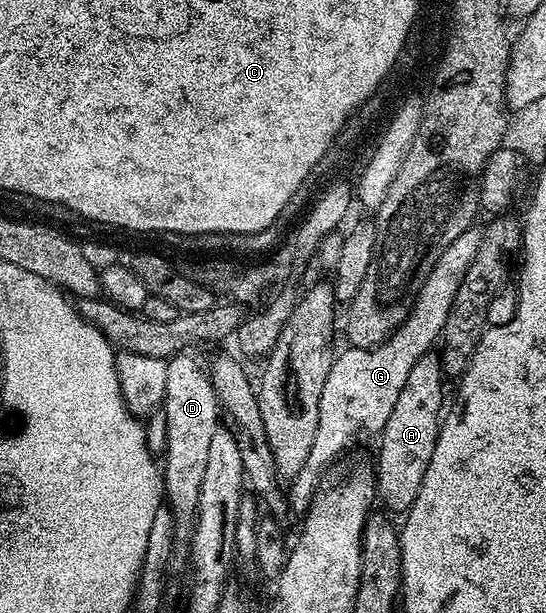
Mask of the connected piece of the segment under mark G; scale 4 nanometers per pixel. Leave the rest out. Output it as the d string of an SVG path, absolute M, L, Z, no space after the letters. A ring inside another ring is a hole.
M471 227L441 248L429 266L434 276L423 289L421 301L418 301L414 316L405 329L394 330L386 341L372 349L346 347L343 353L341 350L335 356L328 379L324 379L324 391L320 395L320 423L316 423L316 439L312 443L312 451L308 451L308 463L293 478L291 485L294 486L288 489L290 508L295 514L305 514L310 508L310 502L320 488L318 480L322 472L349 447L350 440L357 433L381 434L388 423L388 415L392 415L392 407L396 407L396 399L400 399L400 391L404 391L404 383L408 383L412 367L416 367L419 359L435 348L431 338L441 329L450 298L454 290L460 291L460 283L464 283L464 275L468 275L468 267L472 267L476 251L480 251L482 234L481 228Z

